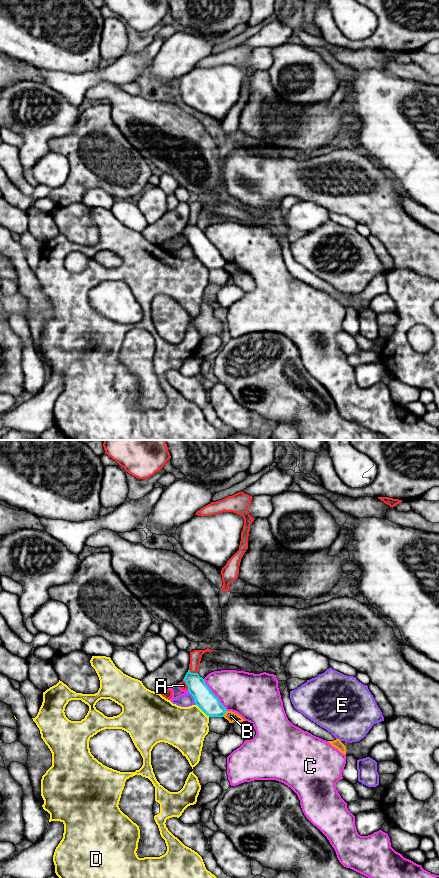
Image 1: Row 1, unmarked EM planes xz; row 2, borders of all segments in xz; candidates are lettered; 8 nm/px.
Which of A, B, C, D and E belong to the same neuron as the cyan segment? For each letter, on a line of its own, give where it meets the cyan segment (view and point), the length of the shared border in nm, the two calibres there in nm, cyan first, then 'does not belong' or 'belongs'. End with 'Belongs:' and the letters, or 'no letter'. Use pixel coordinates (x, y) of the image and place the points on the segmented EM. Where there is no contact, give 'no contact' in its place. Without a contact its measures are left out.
A: contact xz (193, 673); length 80 nm; calibres 160 and 100 nm; does not belong
B: contact xz (225, 712); length 60 nm; calibres 160 and 80 nm; does not belong
C: contact xz (214, 695); length 320 nm; calibres 160 and 340 nm; does not belong
D: contact xz (202, 710); length 160 nm; calibres 160 and 340 nm; does not belong
E: contact xz (193, 697); length 120 nm; calibres 160 and 100 nm; does not belong
Belongs: no letter

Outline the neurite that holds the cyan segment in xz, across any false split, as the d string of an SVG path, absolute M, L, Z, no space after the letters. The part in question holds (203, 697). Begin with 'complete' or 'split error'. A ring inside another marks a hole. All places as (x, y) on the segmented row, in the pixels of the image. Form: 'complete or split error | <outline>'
complete | M186 673L183 681L188 686L189 693L193 696L197 705L209 717L224 717L226 708L219 699L211 692L204 679L198 673Z

